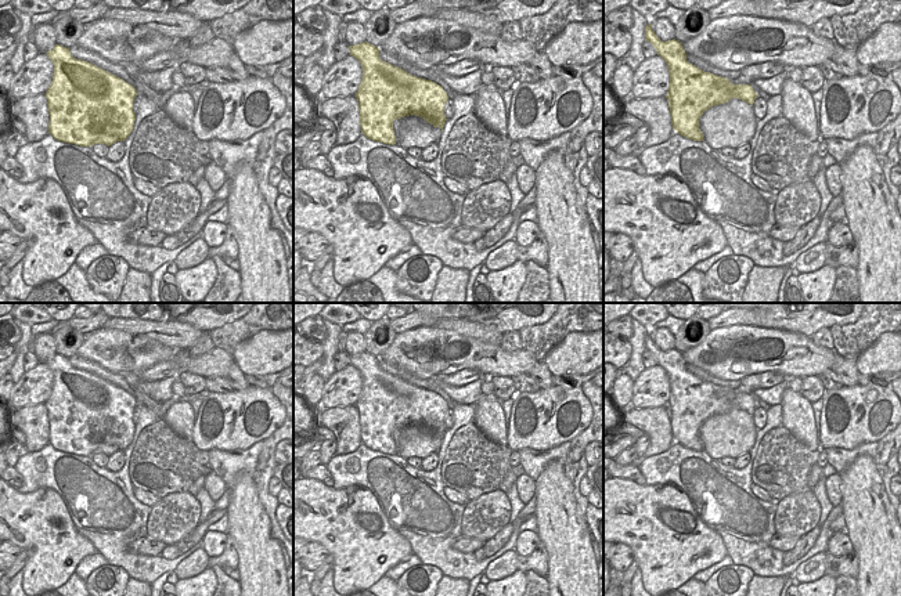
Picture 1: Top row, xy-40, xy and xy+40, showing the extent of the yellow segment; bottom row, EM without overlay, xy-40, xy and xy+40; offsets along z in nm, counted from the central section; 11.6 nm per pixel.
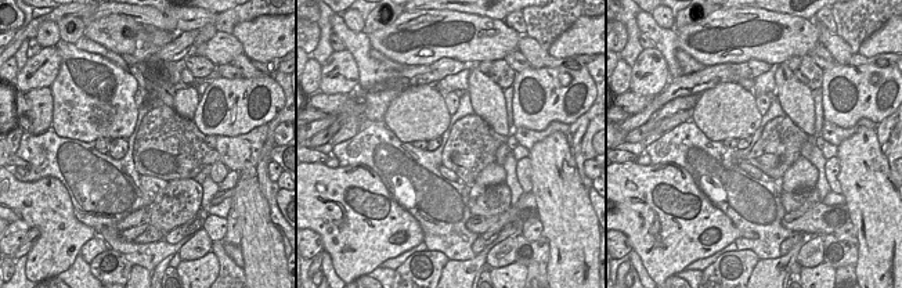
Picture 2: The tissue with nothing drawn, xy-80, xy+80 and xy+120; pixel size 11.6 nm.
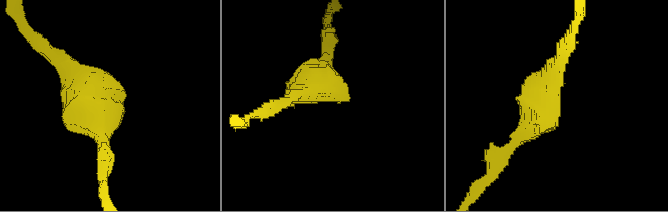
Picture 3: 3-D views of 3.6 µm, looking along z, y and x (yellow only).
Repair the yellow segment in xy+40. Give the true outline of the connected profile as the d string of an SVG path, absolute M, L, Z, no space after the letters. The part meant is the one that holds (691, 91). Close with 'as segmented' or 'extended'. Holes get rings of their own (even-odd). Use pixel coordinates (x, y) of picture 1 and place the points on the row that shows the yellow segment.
M645 28L645 40L650 41L667 66L670 86L666 98L671 115L673 129L693 141L704 141L699 129L699 119L704 111L714 105L739 98L753 105L757 93L750 84L732 84L727 77L703 72L686 61L682 43L673 39L662 41L652 30Z | as segmented

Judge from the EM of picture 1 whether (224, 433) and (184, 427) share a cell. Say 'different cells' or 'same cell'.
different cells

